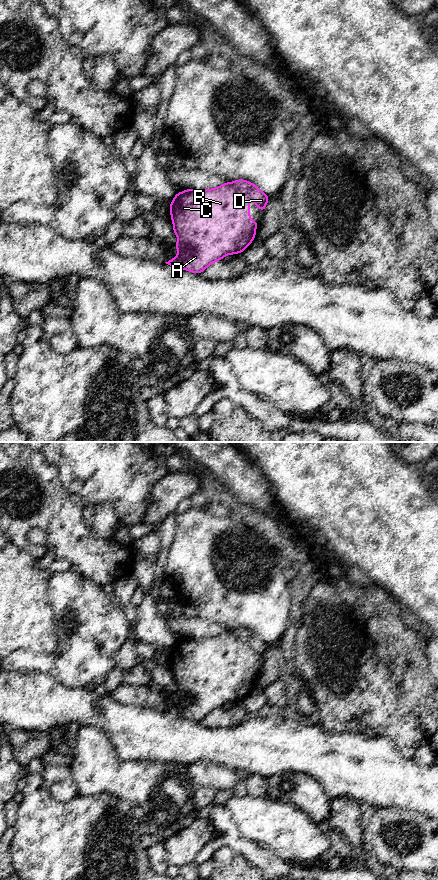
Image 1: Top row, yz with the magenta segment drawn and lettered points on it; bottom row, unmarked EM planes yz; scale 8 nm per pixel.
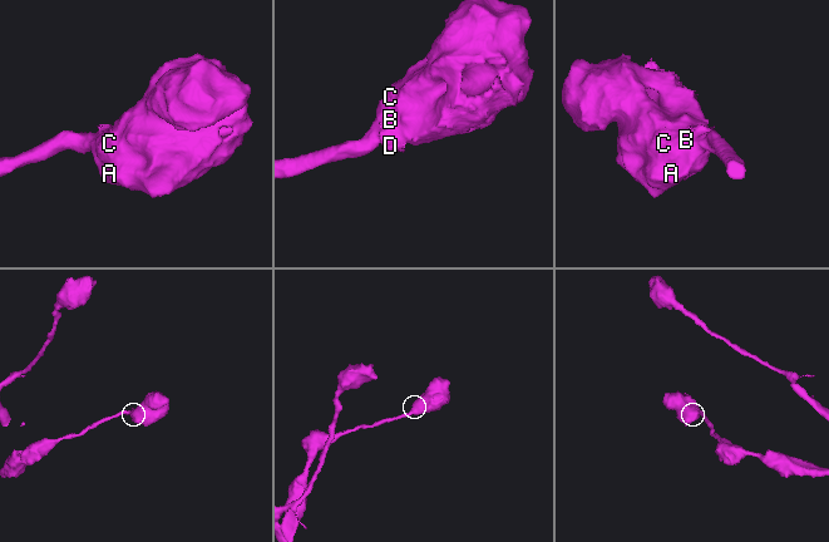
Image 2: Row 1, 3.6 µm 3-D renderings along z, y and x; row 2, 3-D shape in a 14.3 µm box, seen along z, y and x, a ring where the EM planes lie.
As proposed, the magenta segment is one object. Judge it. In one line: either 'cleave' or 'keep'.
cleave

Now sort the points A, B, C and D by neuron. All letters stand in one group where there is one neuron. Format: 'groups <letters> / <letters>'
groups A B C / D

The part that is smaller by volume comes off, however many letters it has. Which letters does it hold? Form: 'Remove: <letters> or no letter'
Remove: D

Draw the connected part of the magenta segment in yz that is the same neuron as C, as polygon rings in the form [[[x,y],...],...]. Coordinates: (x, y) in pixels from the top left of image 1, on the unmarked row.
[[[232,630],[214,637],[188,636],[177,640],[168,655],[174,674],[173,681],[178,684],[174,693],[178,697],[178,704],[165,711],[176,717],[200,722],[226,703],[242,701],[255,687],[255,676],[259,674],[257,669],[250,668],[250,654],[244,643]]]

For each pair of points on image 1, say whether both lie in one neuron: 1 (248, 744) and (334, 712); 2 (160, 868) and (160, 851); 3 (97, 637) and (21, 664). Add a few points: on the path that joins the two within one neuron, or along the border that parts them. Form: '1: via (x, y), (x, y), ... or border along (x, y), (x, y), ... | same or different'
1: border along (304, 723), (323, 726), (327, 730) | different
2: via (160, 864), (160, 855) | same
3: via (78, 656), (71, 663), (40, 663) | same

